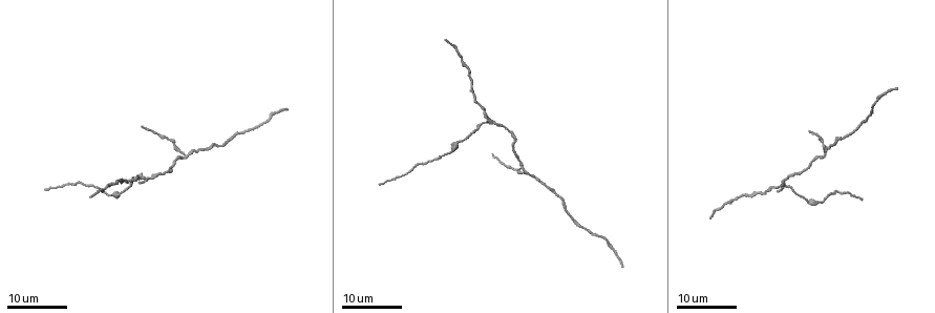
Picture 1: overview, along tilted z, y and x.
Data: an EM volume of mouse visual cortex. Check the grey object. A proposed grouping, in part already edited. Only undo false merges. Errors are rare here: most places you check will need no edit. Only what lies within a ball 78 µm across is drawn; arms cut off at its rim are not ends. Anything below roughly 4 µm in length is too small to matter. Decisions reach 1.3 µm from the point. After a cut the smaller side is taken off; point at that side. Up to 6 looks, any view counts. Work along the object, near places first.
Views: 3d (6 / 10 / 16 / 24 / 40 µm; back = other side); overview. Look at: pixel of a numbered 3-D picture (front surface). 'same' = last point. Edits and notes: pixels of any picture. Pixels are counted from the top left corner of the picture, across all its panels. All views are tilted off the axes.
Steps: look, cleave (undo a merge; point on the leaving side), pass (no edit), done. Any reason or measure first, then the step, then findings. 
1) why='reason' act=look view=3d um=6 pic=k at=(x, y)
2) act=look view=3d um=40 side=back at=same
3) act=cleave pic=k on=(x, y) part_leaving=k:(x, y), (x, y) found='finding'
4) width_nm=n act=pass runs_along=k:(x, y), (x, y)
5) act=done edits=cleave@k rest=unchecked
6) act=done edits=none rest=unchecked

why='three arms meet' act=look view=3d um=16 pic=1 at=(529, 175)

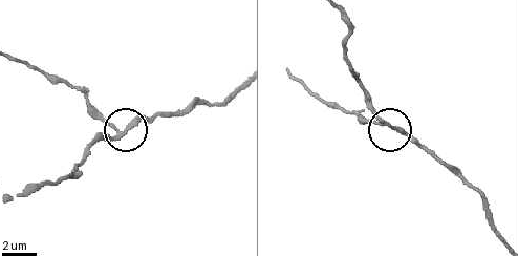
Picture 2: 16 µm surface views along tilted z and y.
act=look view=3d um=6 pic=2 at=(384, 122)

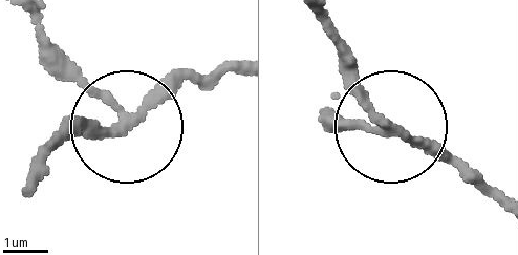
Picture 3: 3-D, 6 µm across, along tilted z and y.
act=cleave pic=3 on=(80, 68) part_leaving=3:(125, 118), (33, 18) found='a second cell is stuck on'

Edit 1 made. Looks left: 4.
why='a fork' act=look view=3d um=16 pic=1 at=(144, 177)

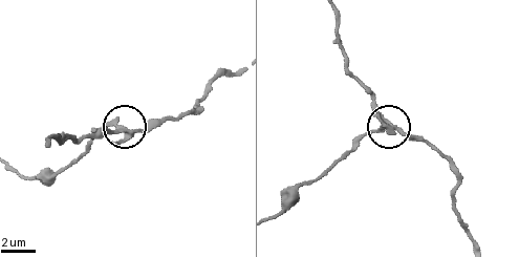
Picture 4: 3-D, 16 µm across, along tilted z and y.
why='closer look' act=look view=3d um=10 pic=4 at=(120, 128)

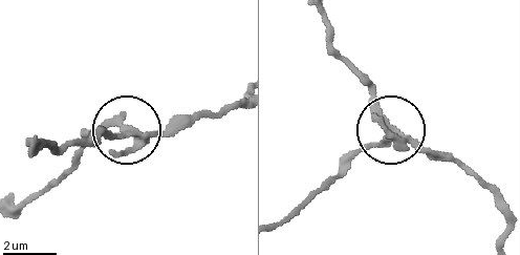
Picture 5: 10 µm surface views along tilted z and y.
side_arm_um=17 act=cleave pic=5 on=(364, 147) part_leaving=5:(402, 141), (366, 149), (276, 224) found='a second cell is stuck on'

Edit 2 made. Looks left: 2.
act=done edits=cleave@3,cleave@5 rest=unchecked

